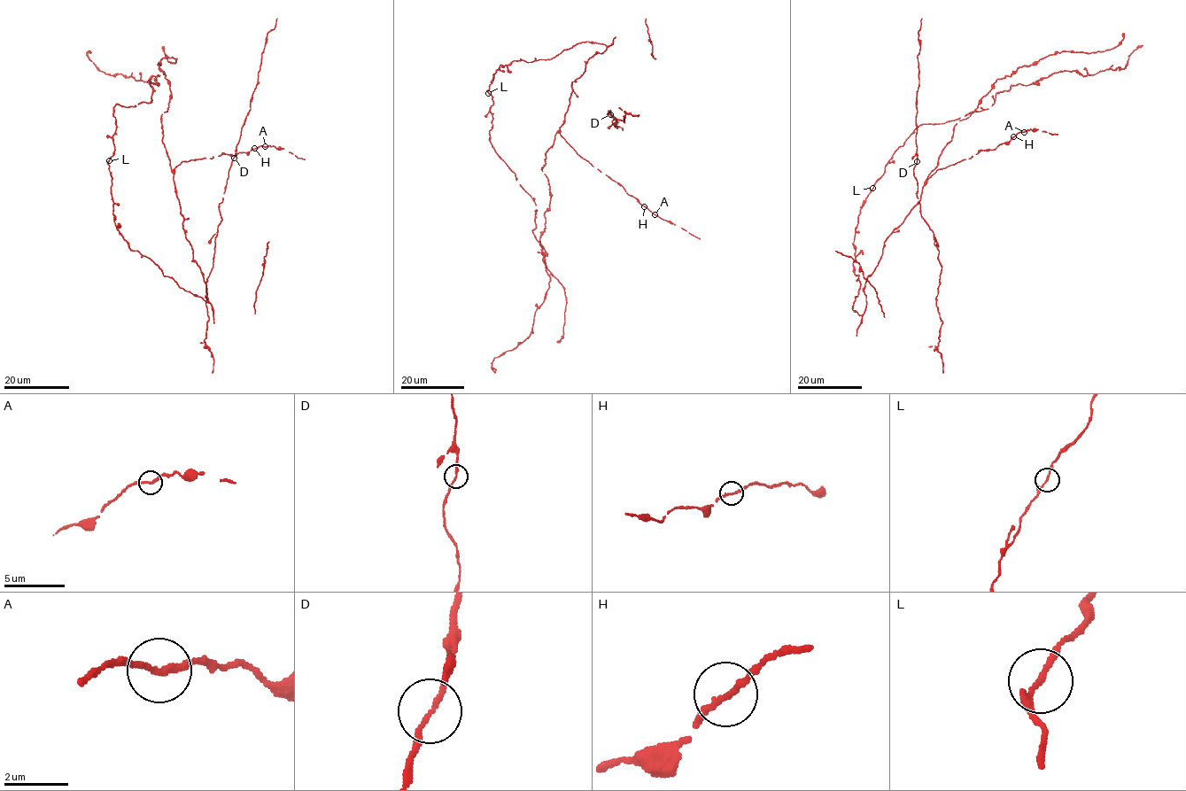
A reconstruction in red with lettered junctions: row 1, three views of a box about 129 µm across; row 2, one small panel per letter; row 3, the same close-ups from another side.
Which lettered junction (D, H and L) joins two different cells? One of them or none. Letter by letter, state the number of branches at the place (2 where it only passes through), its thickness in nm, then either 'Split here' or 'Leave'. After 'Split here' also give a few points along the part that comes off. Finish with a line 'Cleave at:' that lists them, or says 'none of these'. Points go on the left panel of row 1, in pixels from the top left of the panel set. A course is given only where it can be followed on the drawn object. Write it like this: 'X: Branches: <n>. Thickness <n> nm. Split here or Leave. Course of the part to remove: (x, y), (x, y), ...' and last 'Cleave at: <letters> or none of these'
D: Branches: 2. Thickness 140 nm. Leave
H: Branches: 2. Thickness 150 nm. Leave
L: Branches: 2. Thickness 160 nm. Leave
Cleave at: none of these

